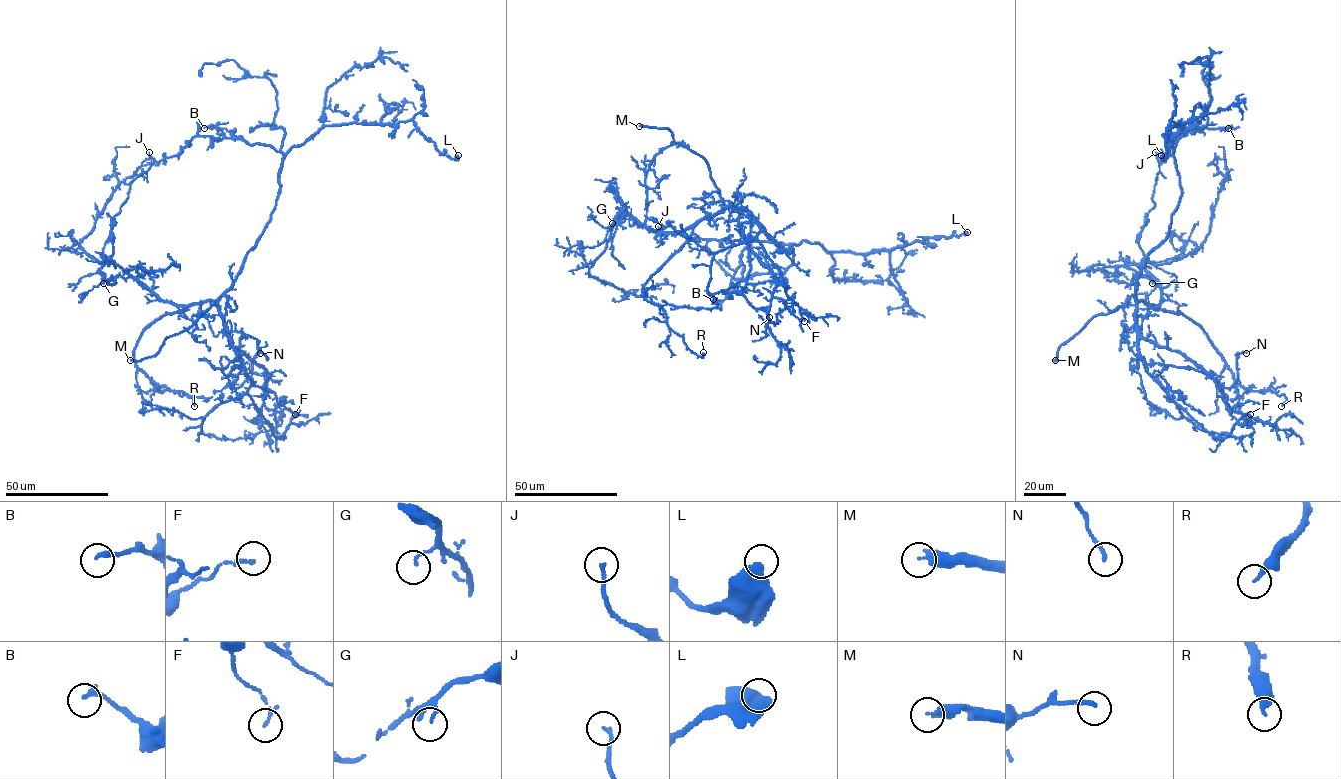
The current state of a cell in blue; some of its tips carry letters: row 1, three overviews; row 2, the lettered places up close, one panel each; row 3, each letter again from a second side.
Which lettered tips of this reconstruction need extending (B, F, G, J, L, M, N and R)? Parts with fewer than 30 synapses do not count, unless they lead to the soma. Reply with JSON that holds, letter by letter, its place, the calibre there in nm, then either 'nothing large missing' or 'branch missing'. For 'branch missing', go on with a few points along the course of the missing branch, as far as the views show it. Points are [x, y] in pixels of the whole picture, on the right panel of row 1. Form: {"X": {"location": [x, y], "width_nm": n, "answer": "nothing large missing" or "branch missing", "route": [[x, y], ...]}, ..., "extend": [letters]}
{"B": {"location": [1228, 128], "width_nm": 220, "answer": "nothing large missing"}, "F": {"location": [1250, 414], "width_nm": 140, "answer": "nothing large missing"}, "G": {"location": [1152, 283], "width_nm": 110, "answer": "nothing large missing"}, "J": {"location": [1155, 152], "width_nm": 160, "answer": "nothing large missing"}, "L": {"location": [1161, 155], "width_nm": 600, "answer": "nothing large missing"}, "M": {"location": [1055, 360], "width_nm": 320, "answer": "branch missing"}, "N": {"location": [1246, 353], "width_nm": 180, "answer": "nothing large missing"}, "R": {"location": [1281, 406], "width_nm": 190, "answer": "nothing large missing"}, "extend": ["M"]}

